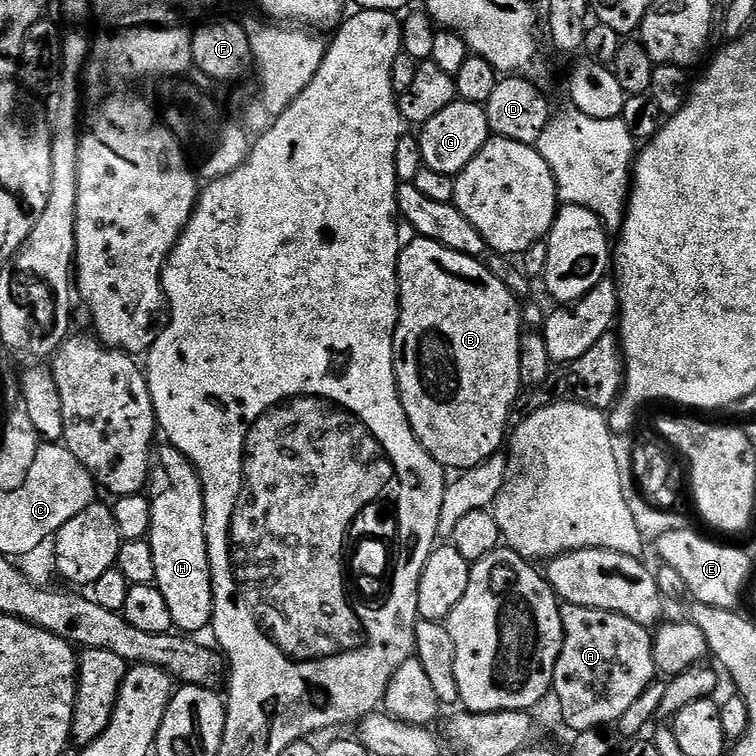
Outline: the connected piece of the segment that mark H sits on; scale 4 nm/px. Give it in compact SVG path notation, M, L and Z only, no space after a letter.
M164 446L164 449L159 449L158 452L158 464L164 467L164 476L168 479L168 485L160 492L160 497L155 497L152 500L152 529L147 534L147 541L152 545L154 550L154 570L156 571L156 587L159 588L162 598L166 598L166 606L170 606L170 618L172 619L173 625L181 633L184 634L200 634L200 632L209 627L212 622L212 571L210 570L210 562L208 561L208 543L206 542L206 530L204 529L204 487L200 481L200 475L196 473L196 468L191 462L185 458L177 448L171 446Z

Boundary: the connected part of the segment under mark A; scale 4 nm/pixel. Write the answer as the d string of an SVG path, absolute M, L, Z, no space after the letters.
M561 603L560 617L562 618L562 630L564 631L564 641L562 642L562 654L558 658L558 666L554 666L554 678L552 679L552 692L556 700L560 703L560 716L564 719L564 724L568 728L573 728L573 733L591 732L593 730L603 729L603 724L615 725L621 718L622 714L626 714L626 710L630 710L630 705L638 698L642 698L642 694L657 679L656 663L654 662L654 654L652 653L653 633L649 629L643 628L638 622L630 622L630 618L626 618L622 614L614 614L610 610L594 610L593 608L583 608L582 606L574 606L573 604Z

